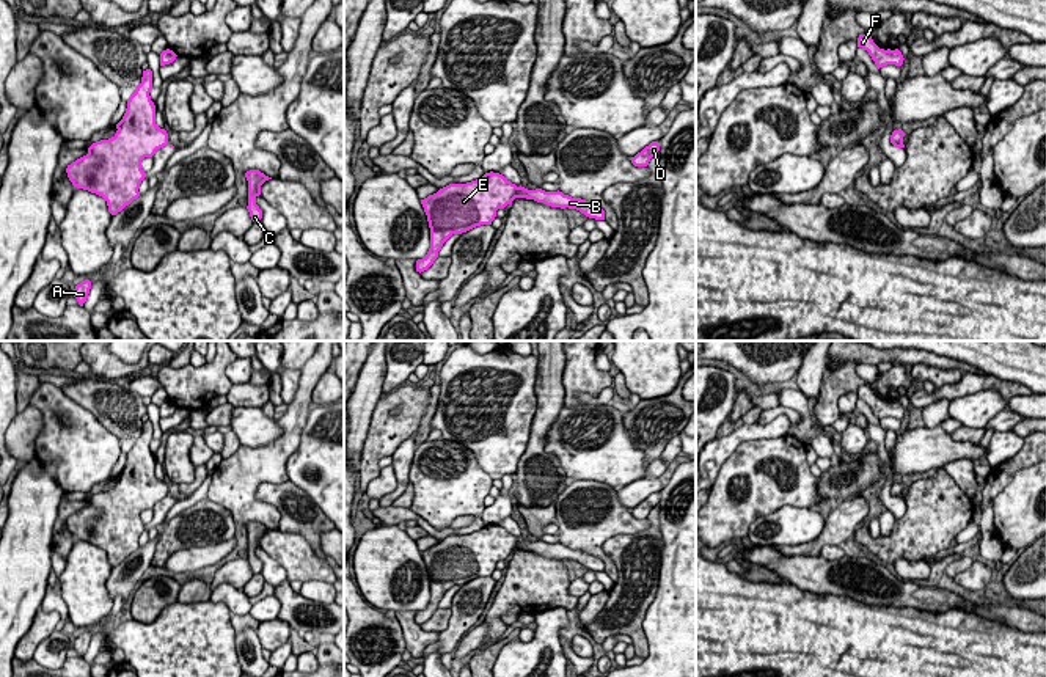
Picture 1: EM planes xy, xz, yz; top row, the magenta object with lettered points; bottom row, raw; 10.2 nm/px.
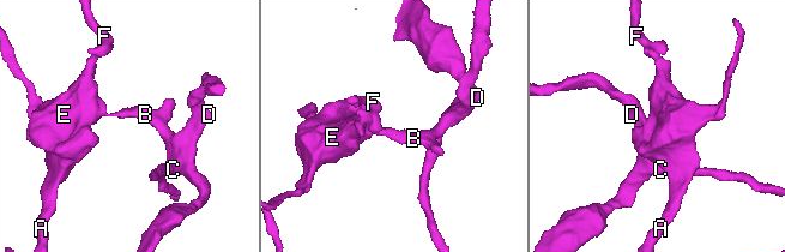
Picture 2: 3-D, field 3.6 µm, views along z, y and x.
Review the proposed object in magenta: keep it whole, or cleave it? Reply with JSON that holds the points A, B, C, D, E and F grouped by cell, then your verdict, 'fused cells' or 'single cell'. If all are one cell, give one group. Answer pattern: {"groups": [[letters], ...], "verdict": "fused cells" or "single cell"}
{"groups": [["A", "E", "F"], ["B", "C", "D"]], "verdict": "fused cells"}

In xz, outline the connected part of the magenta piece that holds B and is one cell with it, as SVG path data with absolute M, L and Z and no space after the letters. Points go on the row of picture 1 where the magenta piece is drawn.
M520 185L517 187L517 198L534 199L537 203L543 203L551 207L576 209L589 218L605 220L605 210L600 206L595 206L581 198L572 198L559 190L558 192L545 192L542 188L528 190Z

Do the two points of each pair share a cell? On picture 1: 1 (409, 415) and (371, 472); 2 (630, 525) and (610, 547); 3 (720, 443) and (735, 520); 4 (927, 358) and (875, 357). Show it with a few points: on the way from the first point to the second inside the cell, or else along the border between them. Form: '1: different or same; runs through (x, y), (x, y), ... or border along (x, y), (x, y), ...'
1: same; runs through (394, 429), (373, 451), (371, 457)
2: different; border along (651, 522), (603, 544), (616, 570)
3: different; border along (751, 439), (743, 440), (723, 464), (712, 487)
4: same; runs through (914, 357), (888, 357)

